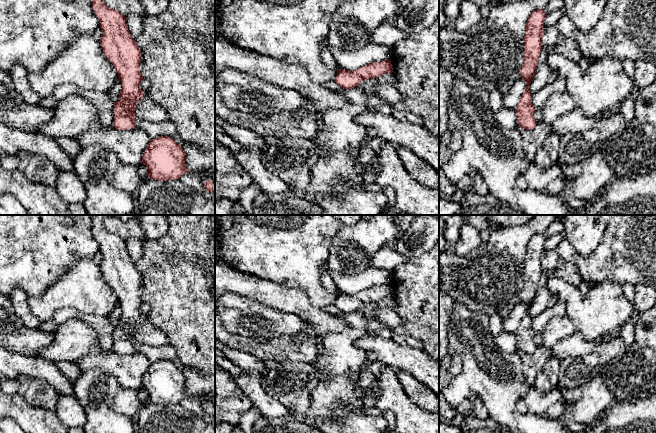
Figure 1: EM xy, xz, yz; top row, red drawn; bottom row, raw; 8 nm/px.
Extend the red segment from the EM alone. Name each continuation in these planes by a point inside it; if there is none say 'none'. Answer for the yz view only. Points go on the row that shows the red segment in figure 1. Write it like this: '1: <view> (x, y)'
none

